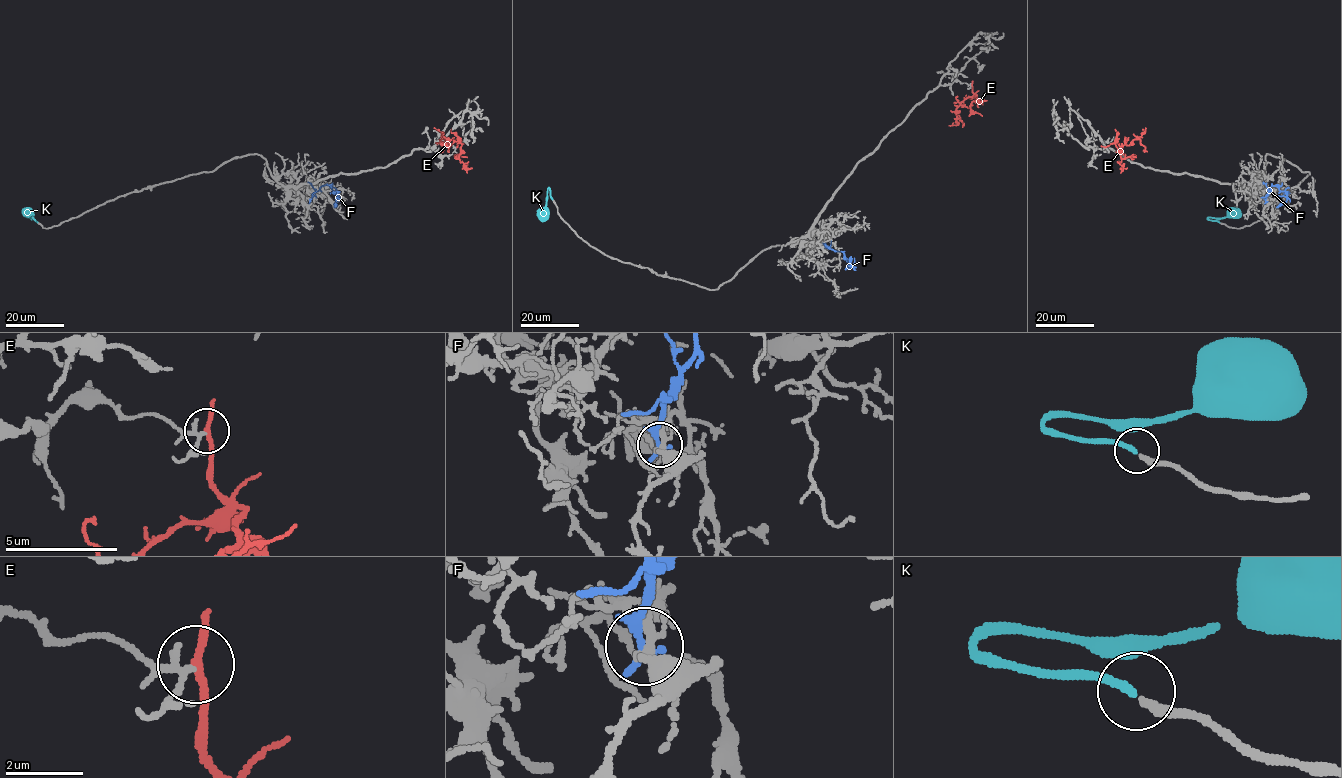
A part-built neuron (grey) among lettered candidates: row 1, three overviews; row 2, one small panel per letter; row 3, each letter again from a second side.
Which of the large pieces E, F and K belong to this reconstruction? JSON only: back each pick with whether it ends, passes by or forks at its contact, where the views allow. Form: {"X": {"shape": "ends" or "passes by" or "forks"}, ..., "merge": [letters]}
{"K": {"shape": "ends"}, "merge": ["K"]}

